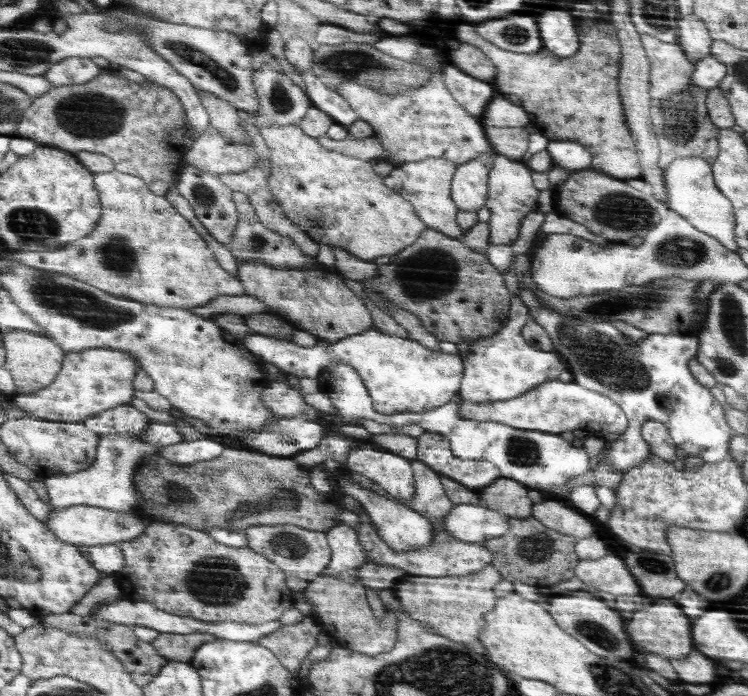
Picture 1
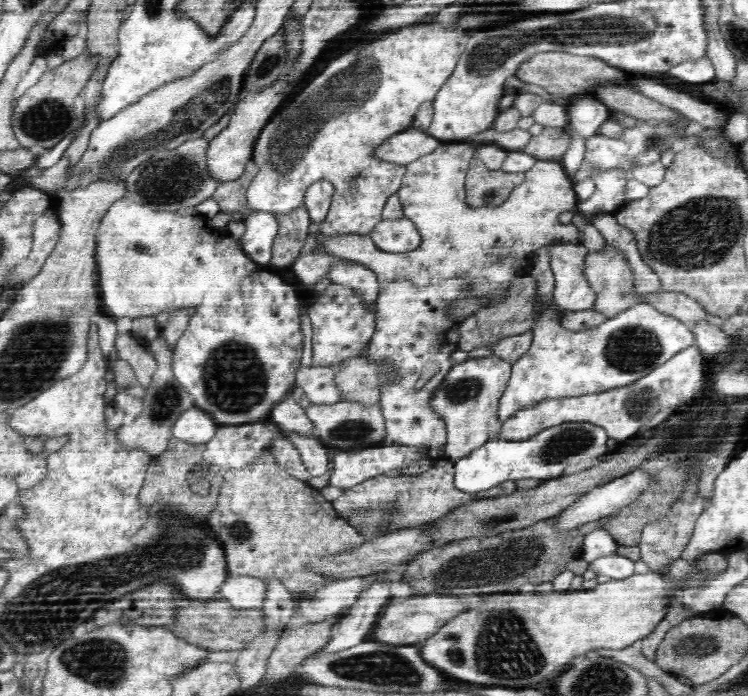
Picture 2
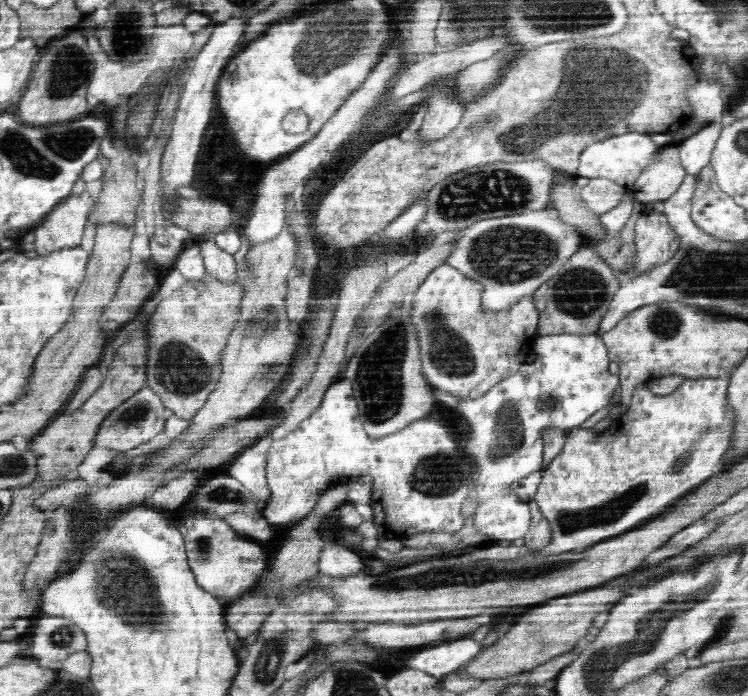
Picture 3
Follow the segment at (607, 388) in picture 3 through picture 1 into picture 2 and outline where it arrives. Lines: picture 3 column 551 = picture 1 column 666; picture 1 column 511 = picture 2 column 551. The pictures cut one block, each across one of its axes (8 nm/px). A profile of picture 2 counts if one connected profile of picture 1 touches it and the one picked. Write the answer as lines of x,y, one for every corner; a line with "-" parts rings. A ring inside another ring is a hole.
554,244
552,248
539,252
547,253
550,258
555,282
553,291
555,305
566,313
592,309
598,299
598,294
591,288
586,275
586,258
590,254
587,248
583,244

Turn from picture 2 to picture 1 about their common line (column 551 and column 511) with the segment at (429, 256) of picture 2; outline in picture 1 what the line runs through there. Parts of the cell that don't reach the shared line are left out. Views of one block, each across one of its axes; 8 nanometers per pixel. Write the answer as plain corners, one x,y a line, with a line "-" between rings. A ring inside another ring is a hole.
496,154
494,156
494,168
492,171
490,171
490,178
489,178
489,200
486,202
485,206
490,210
490,220
489,220
489,246
486,246
486,248
490,247
490,245
511,245
518,239
518,232
521,232
520,224
522,224
522,220
525,220
524,216
528,214
528,204
524,206
522,202
518,202
518,200
512,200
512,198
536,198
536,202
538,202
538,194
541,194
540,189
536,190
536,185
533,183
533,171
529,167
528,164
524,164
521,160
510,160
509,157
505,157
502,155

